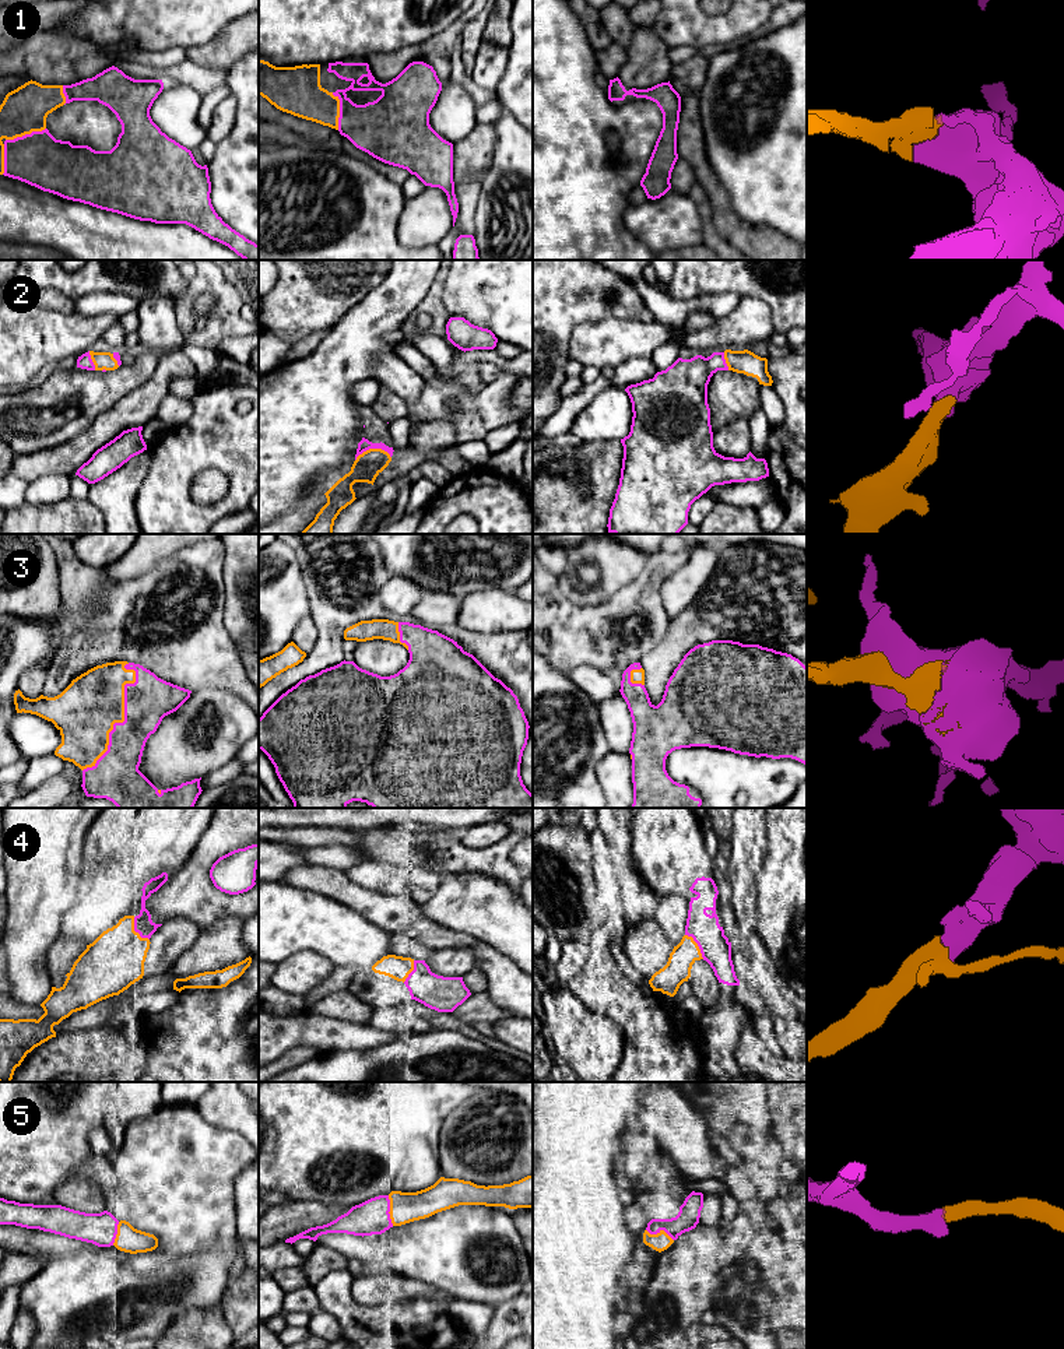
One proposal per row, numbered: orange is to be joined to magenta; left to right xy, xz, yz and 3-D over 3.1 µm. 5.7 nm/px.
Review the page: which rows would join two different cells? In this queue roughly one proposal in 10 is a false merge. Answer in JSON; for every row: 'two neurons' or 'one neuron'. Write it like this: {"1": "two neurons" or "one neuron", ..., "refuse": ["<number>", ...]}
{"1": "one neuron", "2": "one neuron", "3": "one neuron", "4": "one neuron", "5": "one neuron", "refuse": []}

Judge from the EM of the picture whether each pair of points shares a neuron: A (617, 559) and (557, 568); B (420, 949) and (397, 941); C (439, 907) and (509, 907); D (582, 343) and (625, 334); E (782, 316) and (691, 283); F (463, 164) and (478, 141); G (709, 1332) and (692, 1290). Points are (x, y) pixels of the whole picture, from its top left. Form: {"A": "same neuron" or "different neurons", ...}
{"A": "different neurons", "B": "same neuron", "C": "same neuron", "D": "same neuron", "E": "same neuron", "F": "same neuron", "G": "different neurons"}

